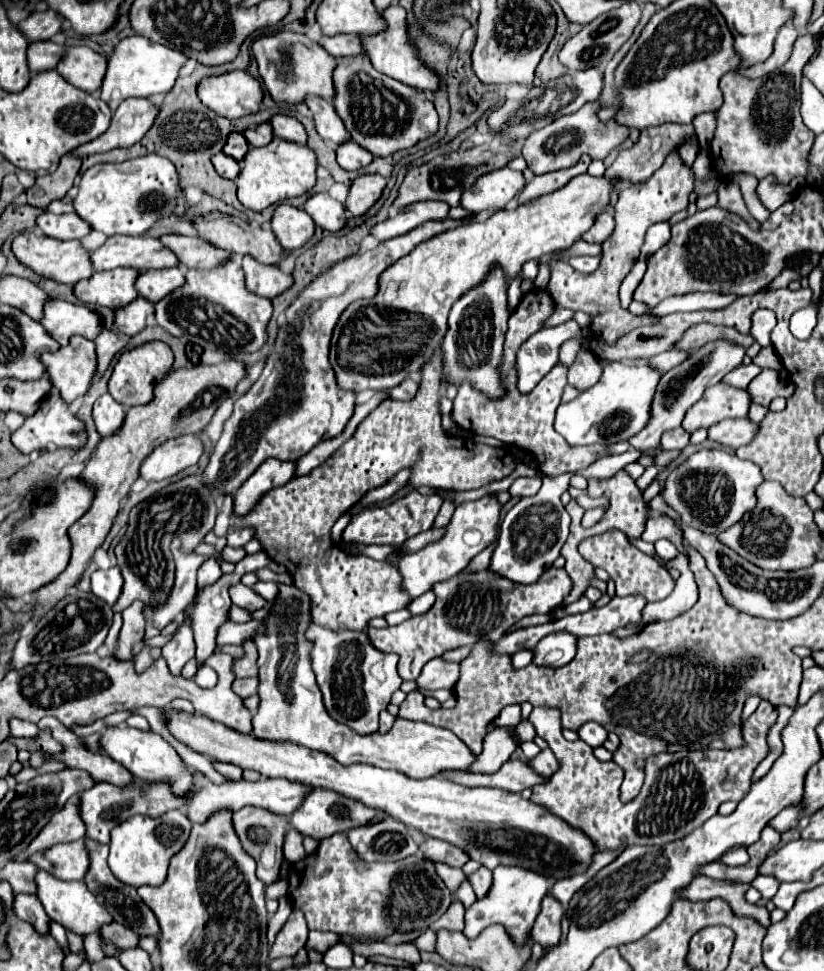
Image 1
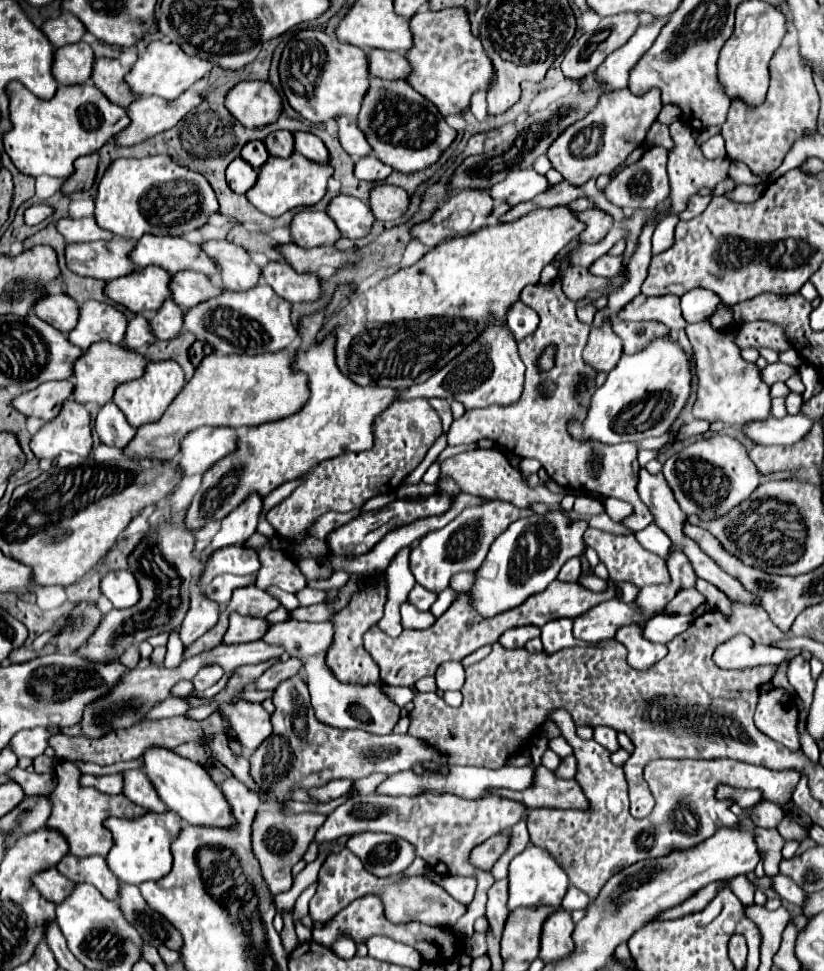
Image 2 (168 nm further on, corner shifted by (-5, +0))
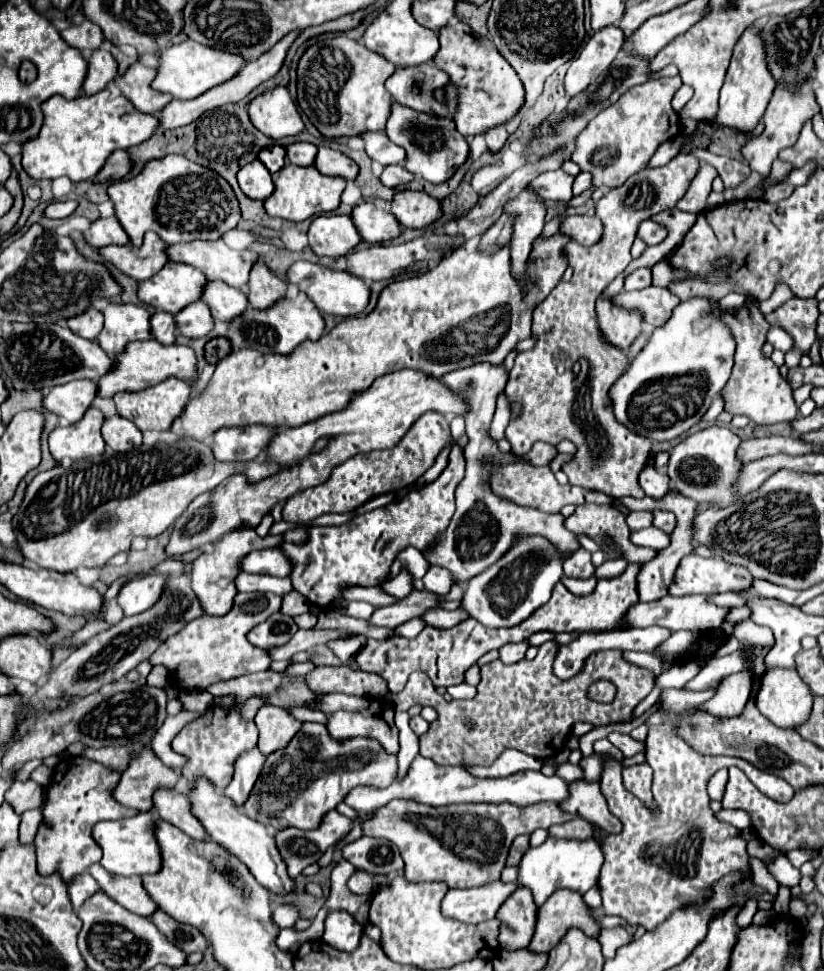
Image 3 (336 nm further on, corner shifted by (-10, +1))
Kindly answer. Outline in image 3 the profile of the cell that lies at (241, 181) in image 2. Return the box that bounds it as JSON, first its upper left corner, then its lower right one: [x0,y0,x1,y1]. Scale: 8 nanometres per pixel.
[237,161,273,199]

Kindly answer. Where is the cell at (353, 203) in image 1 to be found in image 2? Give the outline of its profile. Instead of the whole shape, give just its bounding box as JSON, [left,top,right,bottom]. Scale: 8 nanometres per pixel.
[370,184,410,220]

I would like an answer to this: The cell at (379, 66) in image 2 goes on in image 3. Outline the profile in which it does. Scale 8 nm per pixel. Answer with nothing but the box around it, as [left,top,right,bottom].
[387,63,457,117]

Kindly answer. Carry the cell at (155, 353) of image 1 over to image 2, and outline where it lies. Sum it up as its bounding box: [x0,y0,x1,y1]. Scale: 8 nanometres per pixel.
[112,360,184,428]

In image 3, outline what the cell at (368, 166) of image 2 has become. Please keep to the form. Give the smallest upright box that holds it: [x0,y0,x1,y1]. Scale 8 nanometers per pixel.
[379,165,413,187]

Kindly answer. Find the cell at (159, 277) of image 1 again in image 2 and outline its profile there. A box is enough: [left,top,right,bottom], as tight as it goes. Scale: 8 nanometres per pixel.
[174,272,222,310]

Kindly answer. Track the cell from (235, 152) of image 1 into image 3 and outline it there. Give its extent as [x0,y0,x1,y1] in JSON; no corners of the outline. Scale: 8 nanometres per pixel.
[259,145,285,173]

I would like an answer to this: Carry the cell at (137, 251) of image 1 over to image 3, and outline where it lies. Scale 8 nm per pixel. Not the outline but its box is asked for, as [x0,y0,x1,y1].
[167,239,259,289]

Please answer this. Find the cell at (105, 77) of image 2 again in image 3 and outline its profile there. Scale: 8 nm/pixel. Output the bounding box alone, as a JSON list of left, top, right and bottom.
[115,61,173,115]

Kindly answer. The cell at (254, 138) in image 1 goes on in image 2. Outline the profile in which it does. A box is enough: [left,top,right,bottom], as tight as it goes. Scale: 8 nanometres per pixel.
[264,130,294,158]

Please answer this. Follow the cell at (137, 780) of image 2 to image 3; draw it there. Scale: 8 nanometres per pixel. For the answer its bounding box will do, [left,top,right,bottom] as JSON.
[153,787,205,839]

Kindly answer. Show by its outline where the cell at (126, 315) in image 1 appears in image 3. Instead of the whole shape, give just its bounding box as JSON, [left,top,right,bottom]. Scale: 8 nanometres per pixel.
[173,301,213,339]

